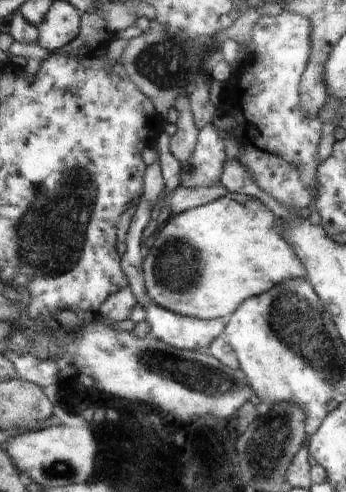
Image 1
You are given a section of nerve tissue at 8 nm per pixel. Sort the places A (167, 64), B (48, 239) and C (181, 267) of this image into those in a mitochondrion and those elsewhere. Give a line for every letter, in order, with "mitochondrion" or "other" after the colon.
A: mitochondrion
B: mitochondrion
C: mitochondrion

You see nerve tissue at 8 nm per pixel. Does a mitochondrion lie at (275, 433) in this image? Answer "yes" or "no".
yes

